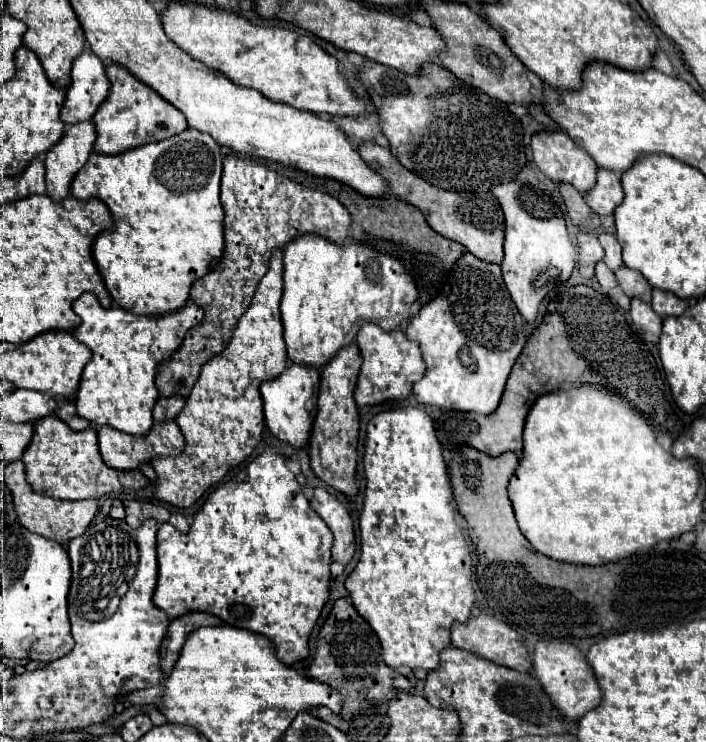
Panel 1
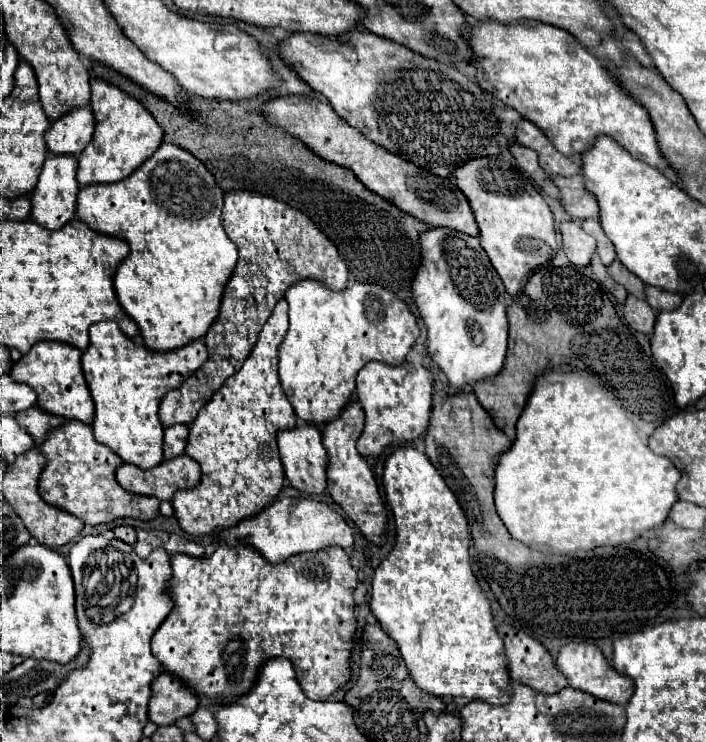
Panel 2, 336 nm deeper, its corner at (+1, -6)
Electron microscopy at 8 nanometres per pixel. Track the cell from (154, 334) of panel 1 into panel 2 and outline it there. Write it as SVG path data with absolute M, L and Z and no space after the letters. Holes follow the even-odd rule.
M113 320L91 324L89 336L91 342L83 352L81 364L95 400L95 418L91 424L95 440L109 446L123 462L137 464L143 470L157 466L163 460L163 424L157 416L159 402L207 360L209 352L205 342L197 338L177 350L157 352L125 336Z

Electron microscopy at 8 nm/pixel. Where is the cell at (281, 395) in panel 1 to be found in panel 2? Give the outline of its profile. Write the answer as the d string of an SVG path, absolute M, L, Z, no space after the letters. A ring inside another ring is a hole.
M299 422L291 430L281 430L277 434L277 442L279 442L281 460L283 460L283 470L285 470L287 480L291 482L291 486L301 490L301 492L309 492L309 494L323 494L325 486L327 486L327 476L325 476L327 452L325 452L325 448L321 444L319 426Z

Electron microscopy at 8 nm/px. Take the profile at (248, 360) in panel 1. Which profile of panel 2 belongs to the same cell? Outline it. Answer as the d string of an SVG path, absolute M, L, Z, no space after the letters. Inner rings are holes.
M281 298L263 330L251 356L239 372L229 376L205 408L189 424L185 454L199 462L201 480L195 488L173 494L173 510L183 532L191 536L213 534L259 514L281 492L285 474L277 450L277 432L297 424L277 374L277 346L287 332L287 302Z

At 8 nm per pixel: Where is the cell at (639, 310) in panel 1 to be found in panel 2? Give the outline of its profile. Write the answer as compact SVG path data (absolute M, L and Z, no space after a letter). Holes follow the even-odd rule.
M627 296L625 308L623 308L623 316L625 316L627 324L633 330L637 330L637 332L641 332L645 336L653 334L657 314L653 312L653 308L649 308L649 304L645 300L639 300L635 296Z

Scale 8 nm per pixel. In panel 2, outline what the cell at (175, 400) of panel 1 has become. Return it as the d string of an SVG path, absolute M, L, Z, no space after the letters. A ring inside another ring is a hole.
M175 424L165 428L165 442L163 442L163 452L165 458L175 458L185 452L185 442L187 442L187 426L185 424Z

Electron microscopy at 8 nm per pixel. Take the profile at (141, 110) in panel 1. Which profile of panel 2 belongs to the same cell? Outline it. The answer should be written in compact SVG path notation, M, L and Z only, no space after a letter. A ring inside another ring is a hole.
M93 78L91 80L91 108L95 114L95 132L89 146L79 156L77 180L81 186L95 182L119 182L139 168L163 142L163 128L157 120L117 86Z

